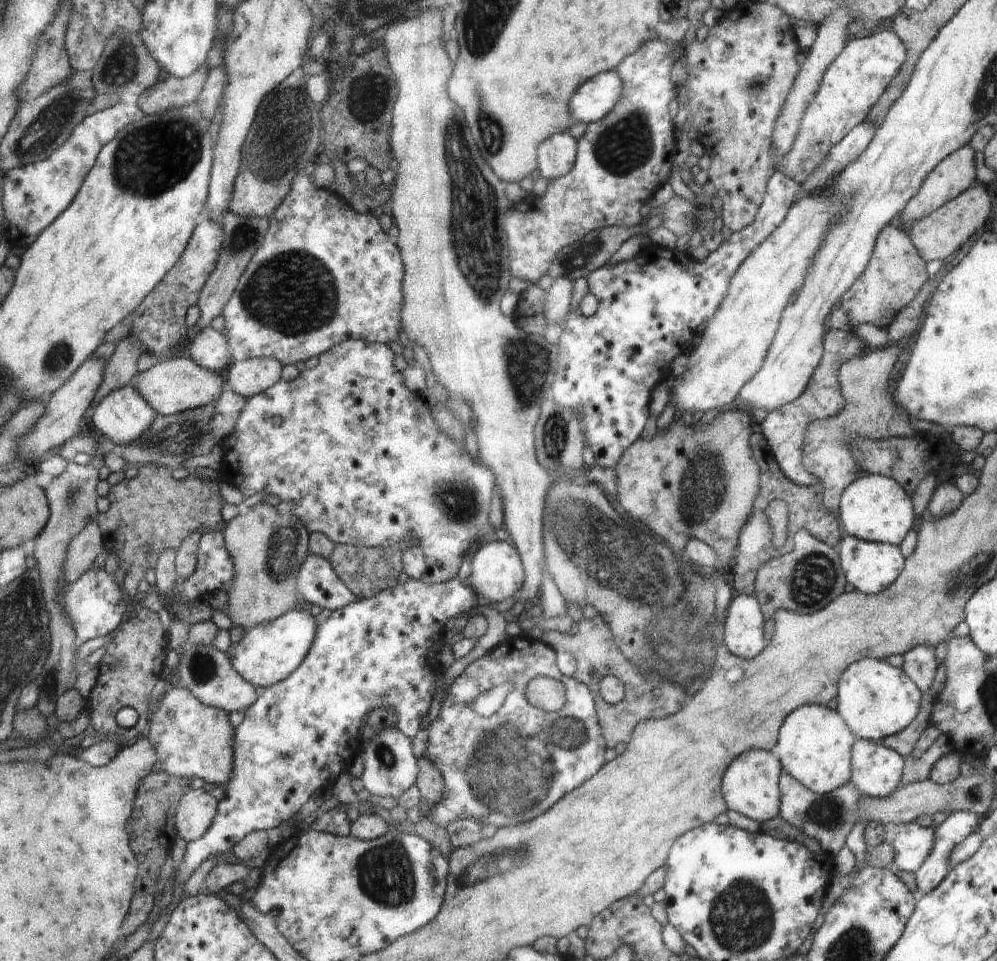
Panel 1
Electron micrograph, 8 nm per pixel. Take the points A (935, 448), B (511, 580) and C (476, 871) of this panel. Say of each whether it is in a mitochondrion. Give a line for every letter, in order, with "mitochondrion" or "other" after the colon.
A: other
B: other
C: mitochondrion

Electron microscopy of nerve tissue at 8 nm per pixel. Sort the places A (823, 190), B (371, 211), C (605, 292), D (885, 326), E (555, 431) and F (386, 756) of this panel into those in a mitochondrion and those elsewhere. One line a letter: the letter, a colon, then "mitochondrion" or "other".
A: other
B: other
C: other
D: other
E: mitochondrion
F: mitochondrion

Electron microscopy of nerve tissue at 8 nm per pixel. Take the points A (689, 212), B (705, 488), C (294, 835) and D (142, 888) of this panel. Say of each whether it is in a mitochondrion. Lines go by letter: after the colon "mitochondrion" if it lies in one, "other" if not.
A: mitochondrion
B: mitochondrion
C: other
D: other

